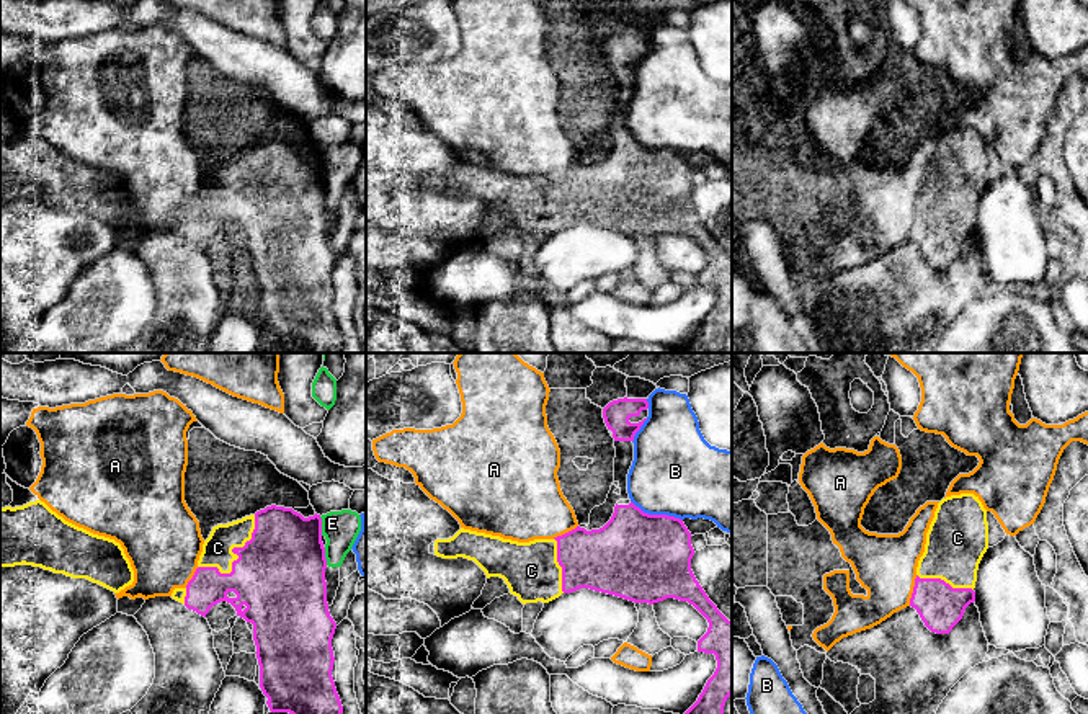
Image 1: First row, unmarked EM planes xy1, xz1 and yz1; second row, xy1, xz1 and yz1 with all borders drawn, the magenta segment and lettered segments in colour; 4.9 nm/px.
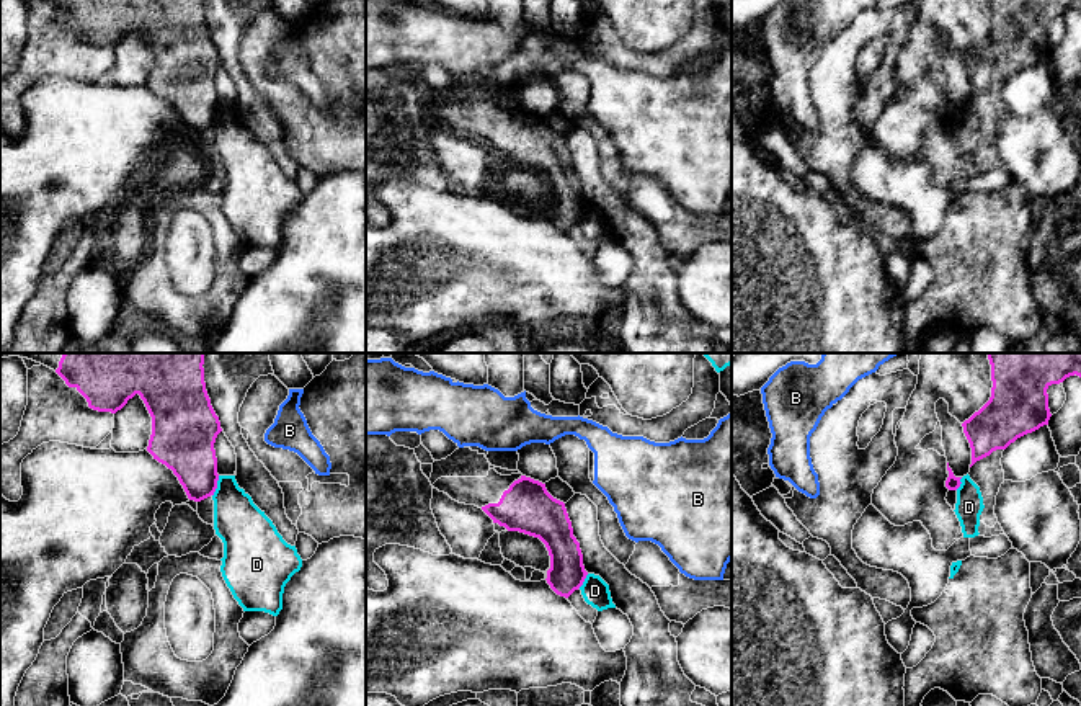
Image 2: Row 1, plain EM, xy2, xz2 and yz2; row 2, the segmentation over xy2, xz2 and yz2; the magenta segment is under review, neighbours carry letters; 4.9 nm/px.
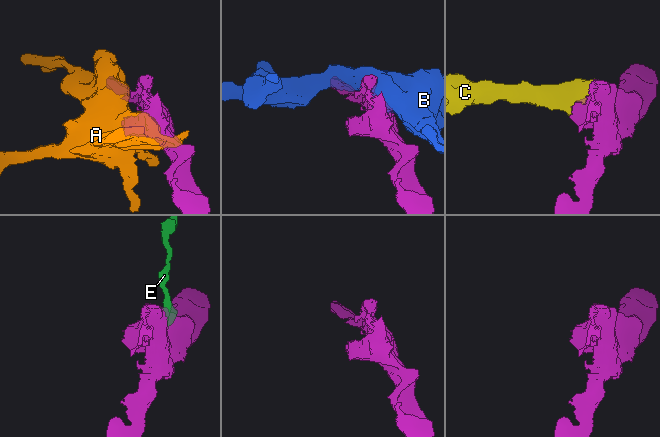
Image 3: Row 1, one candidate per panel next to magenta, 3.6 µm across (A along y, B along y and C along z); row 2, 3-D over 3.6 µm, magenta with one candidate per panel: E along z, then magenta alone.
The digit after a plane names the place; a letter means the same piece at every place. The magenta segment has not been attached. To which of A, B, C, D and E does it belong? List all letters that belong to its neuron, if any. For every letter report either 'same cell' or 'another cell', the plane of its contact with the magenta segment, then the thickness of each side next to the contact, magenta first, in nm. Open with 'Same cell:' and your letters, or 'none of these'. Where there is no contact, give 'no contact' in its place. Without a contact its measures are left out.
Same cell: C
A: another cell; contact in yz1; calibres 220 and 300 nm
B: another cell; contact in xz1; calibres 440 and 420 nm
C: same cell; contact in xy1; calibres 440 and 140 nm
D: another cell; contact in xy2; calibres 280 and 240 nm
E: another cell; contact in xy1; calibres 400 and 180 nm

